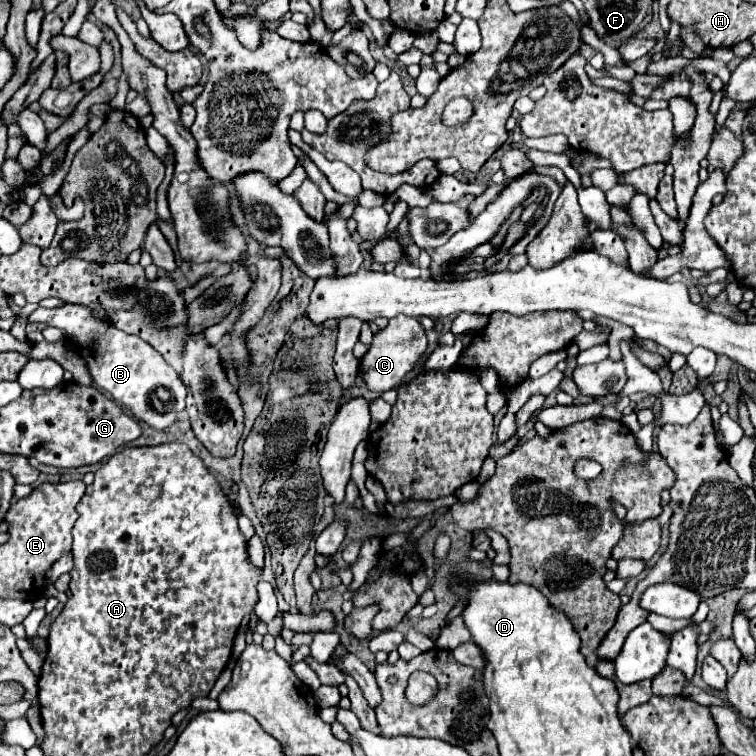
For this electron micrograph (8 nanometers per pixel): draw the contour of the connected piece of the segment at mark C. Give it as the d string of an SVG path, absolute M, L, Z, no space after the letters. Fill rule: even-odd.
M395 317L389 325L373 335L373 343L369 351L359 359L359 377L373 393L383 393L387 389L397 387L409 371L423 359L427 351L427 337L423 325L415 317Z

